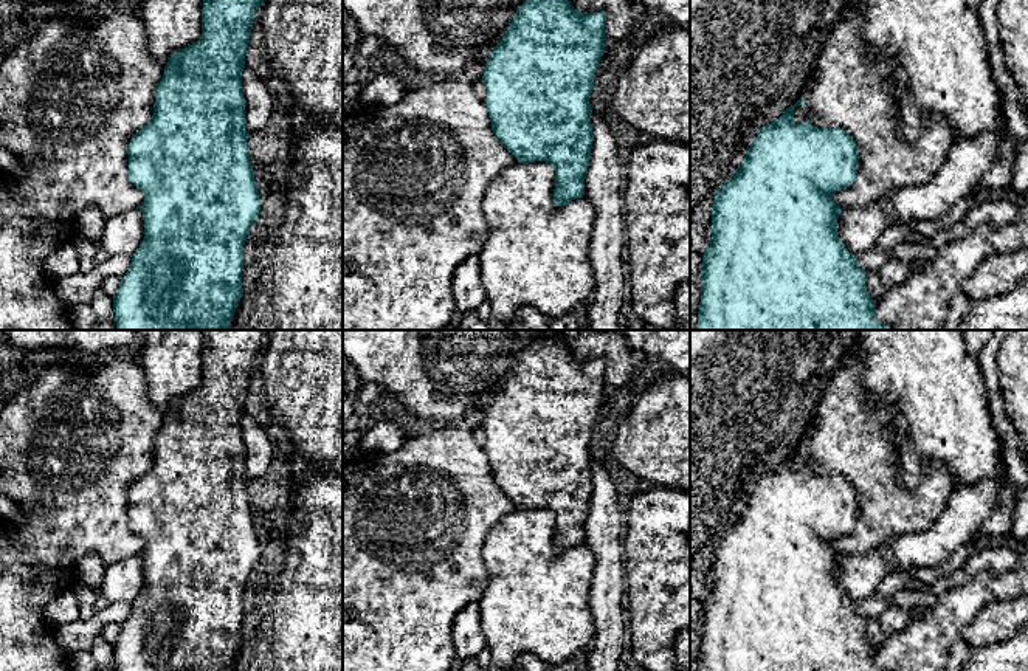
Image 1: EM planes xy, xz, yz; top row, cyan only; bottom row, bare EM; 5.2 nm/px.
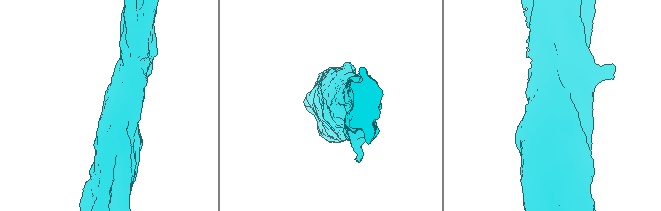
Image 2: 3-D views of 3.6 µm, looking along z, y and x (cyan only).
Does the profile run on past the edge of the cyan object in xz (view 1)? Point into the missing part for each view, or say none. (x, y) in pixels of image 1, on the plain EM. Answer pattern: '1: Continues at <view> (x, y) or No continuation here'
1: No continuation here

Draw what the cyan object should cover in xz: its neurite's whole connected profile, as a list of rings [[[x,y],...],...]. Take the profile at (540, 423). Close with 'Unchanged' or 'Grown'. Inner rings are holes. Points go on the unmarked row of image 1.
[[[532,341],[493,395],[481,426],[498,488],[518,510],[546,508],[555,514],[555,553],[585,542],[592,496],[589,445],[605,398],[605,370],[605,358],[588,361],[577,358],[566,342]]]. Unchanged

